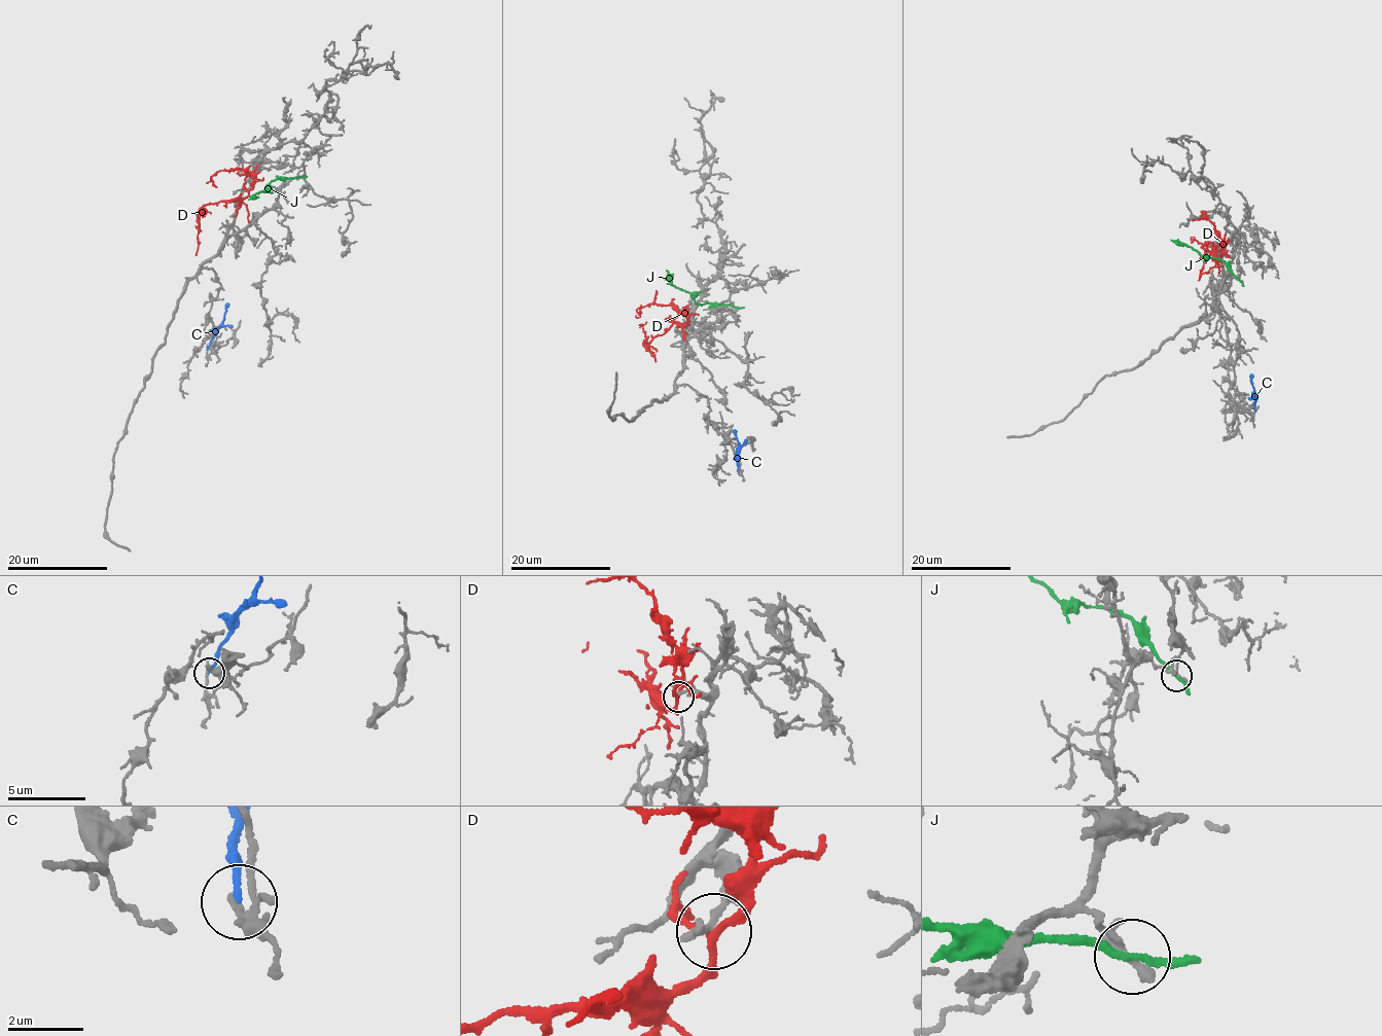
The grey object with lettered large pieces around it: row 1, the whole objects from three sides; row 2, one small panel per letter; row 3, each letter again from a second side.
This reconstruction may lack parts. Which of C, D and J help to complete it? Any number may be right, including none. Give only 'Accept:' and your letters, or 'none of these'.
Accept: none of these

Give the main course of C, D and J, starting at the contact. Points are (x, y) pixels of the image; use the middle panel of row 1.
C: (738, 471), (736, 456), (739, 443), (735, 429)
D: (686, 322), (678, 326), (673, 322), (663, 334), (645, 344), (656, 361)
J: (735, 307), (699, 304), (690, 294), (672, 283), (671, 276), (666, 270)

